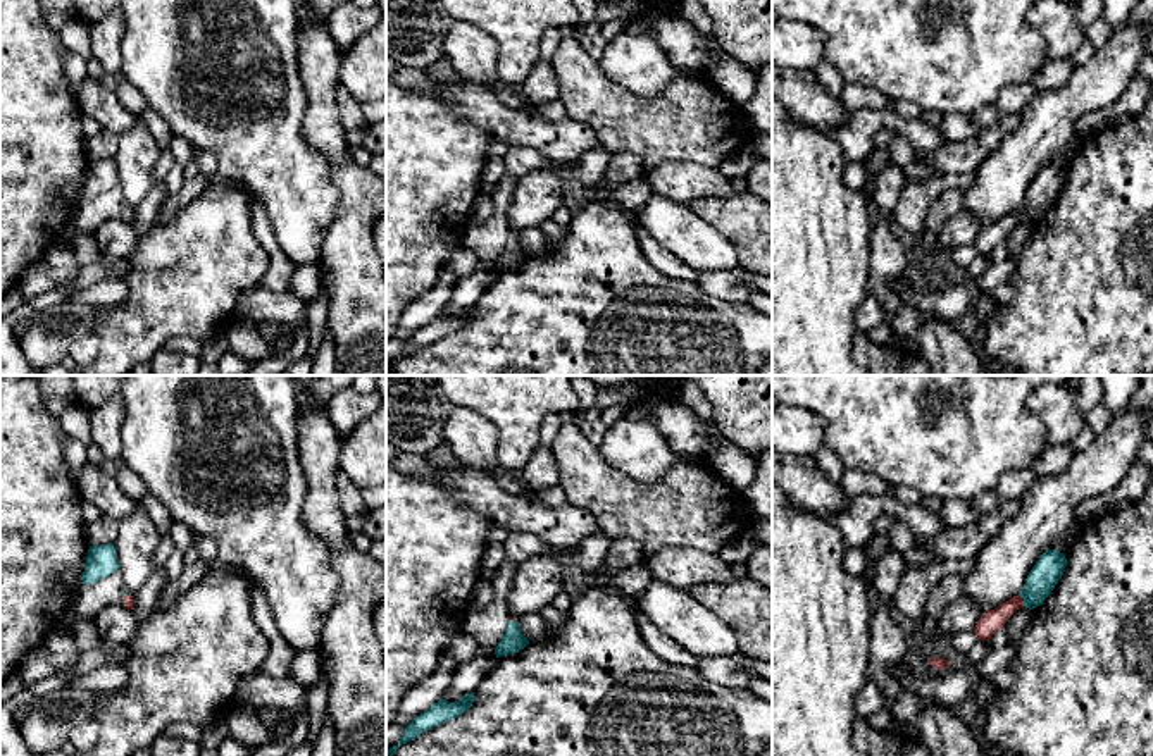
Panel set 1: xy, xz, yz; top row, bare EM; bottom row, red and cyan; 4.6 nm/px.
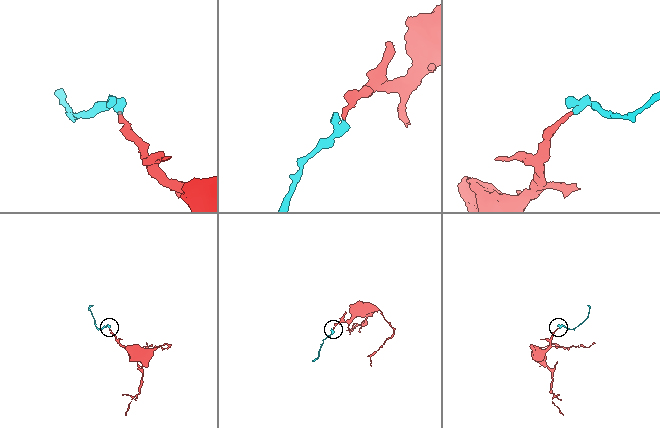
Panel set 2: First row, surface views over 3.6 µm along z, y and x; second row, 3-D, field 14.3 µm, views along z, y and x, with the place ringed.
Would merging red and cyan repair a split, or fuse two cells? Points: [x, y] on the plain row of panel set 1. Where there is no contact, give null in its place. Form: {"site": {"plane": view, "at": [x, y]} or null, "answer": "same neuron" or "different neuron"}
{"site": {"plane": "yz", "at": [1021, 214]}, "answer": "same neuron"}

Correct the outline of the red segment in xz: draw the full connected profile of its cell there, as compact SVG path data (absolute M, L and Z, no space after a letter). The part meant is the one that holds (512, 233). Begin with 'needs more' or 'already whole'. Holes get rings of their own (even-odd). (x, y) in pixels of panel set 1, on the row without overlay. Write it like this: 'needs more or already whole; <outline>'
needs more; M512 232L505 243L505 248L500 258L495 262L495 269L496 272L508 270L508 269L519 267L527 258L529 255L520 246L520 238L515 232Z

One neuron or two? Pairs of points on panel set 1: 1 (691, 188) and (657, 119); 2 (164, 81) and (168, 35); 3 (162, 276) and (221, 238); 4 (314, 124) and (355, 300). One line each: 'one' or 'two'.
1: two
2: one
3: one
4: one

